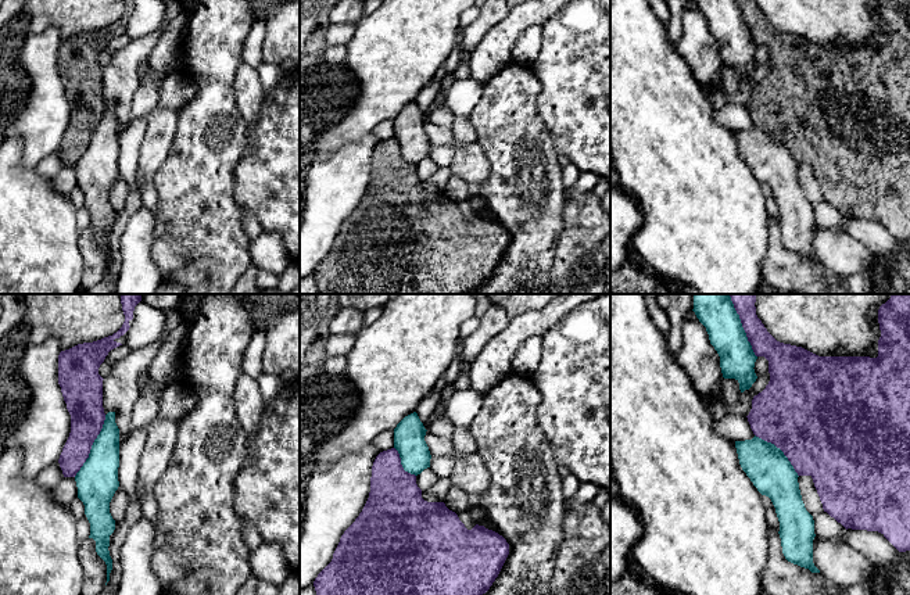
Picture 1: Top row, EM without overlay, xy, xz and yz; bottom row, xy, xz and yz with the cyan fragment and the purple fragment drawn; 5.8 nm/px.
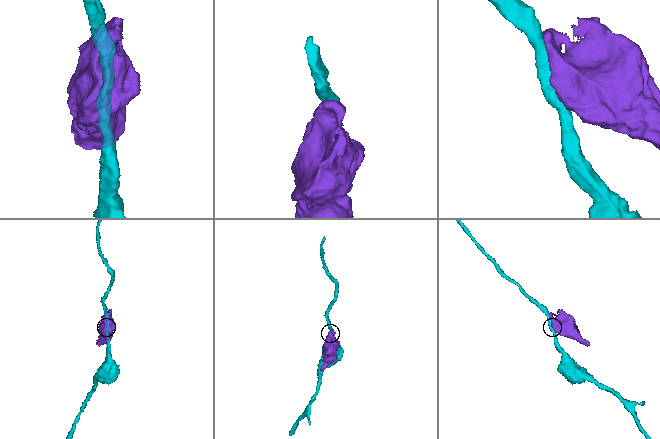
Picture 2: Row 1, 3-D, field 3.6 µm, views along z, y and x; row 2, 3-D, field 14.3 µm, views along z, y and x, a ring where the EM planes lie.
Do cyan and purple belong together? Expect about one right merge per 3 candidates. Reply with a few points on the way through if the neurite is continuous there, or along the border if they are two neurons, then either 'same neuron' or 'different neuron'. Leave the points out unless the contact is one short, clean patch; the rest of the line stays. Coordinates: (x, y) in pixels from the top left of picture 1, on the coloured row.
different neuron

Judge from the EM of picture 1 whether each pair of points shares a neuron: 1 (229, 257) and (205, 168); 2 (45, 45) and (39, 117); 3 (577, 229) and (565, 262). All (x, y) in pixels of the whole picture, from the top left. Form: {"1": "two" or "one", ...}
{"1": "one", "2": "one", "3": "one"}

